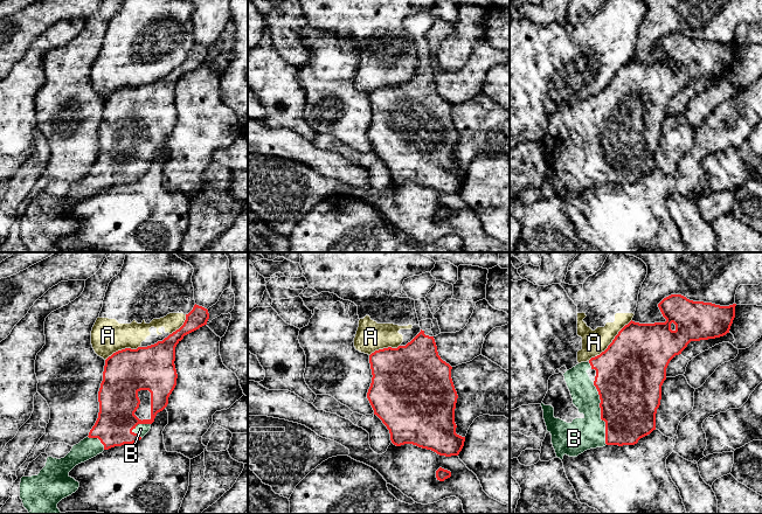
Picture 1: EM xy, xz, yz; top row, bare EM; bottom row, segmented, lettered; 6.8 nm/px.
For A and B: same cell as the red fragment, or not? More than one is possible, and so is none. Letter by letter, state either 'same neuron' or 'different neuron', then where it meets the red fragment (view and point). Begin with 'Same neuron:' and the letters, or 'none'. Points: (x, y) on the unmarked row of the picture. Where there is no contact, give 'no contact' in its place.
Same neuron: B
A: different neuron | yz (611, 81)
B: same neuron | yz (601, 152)

